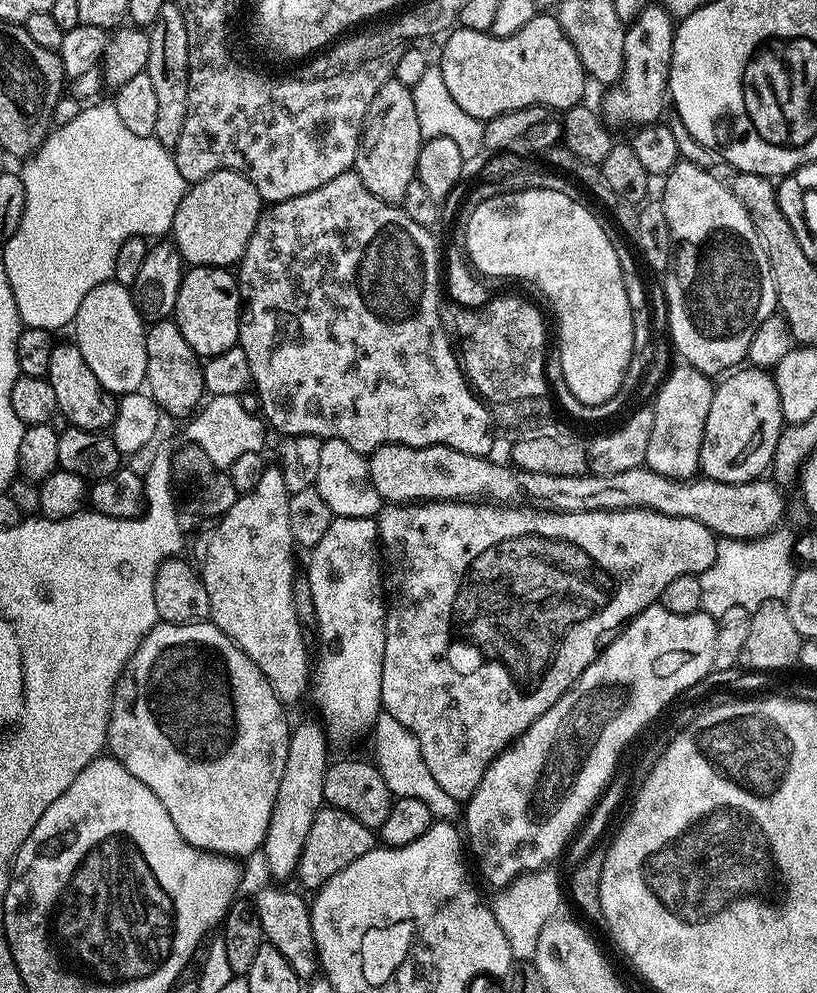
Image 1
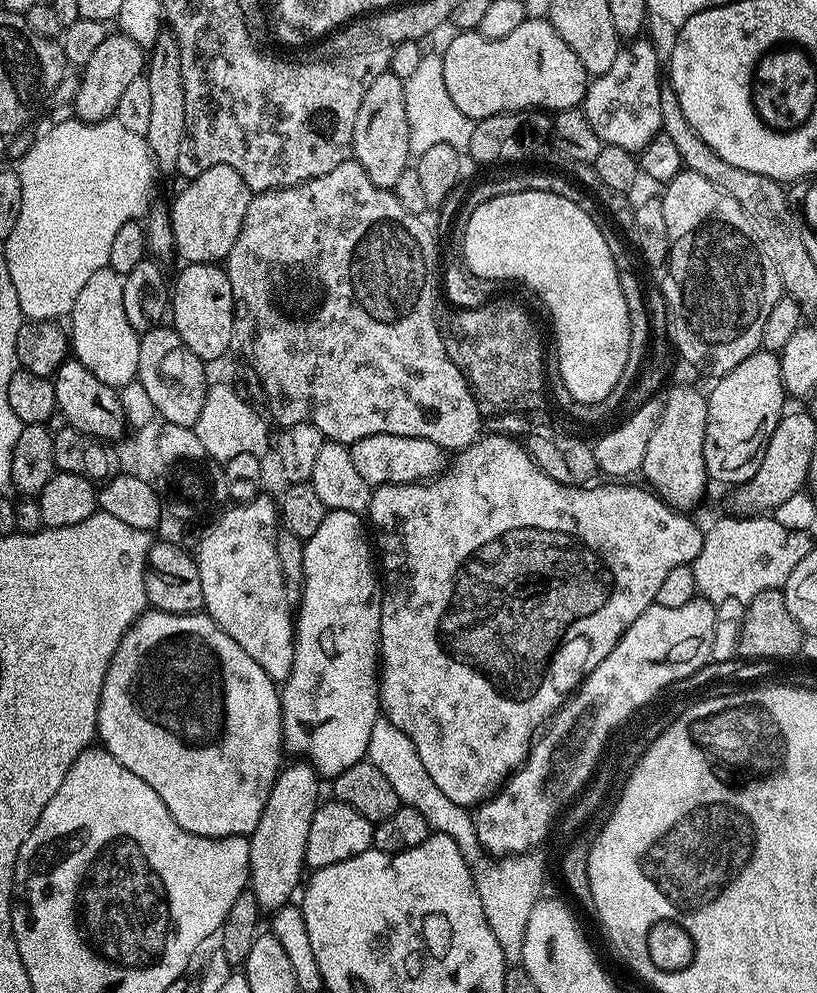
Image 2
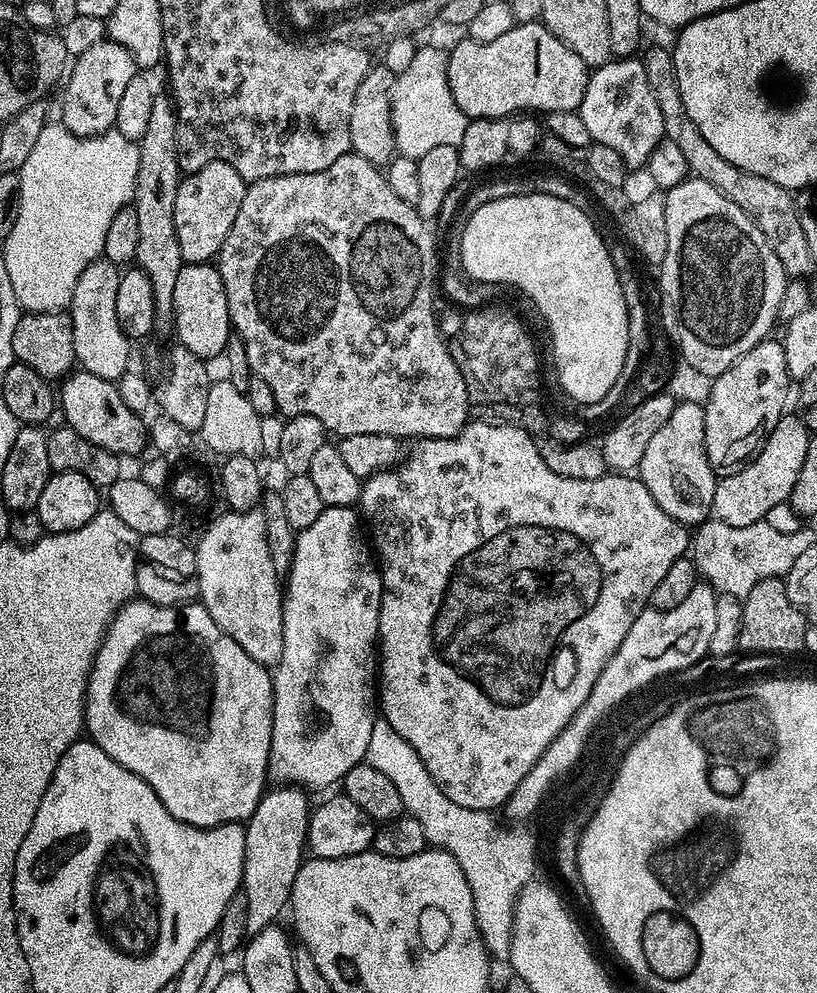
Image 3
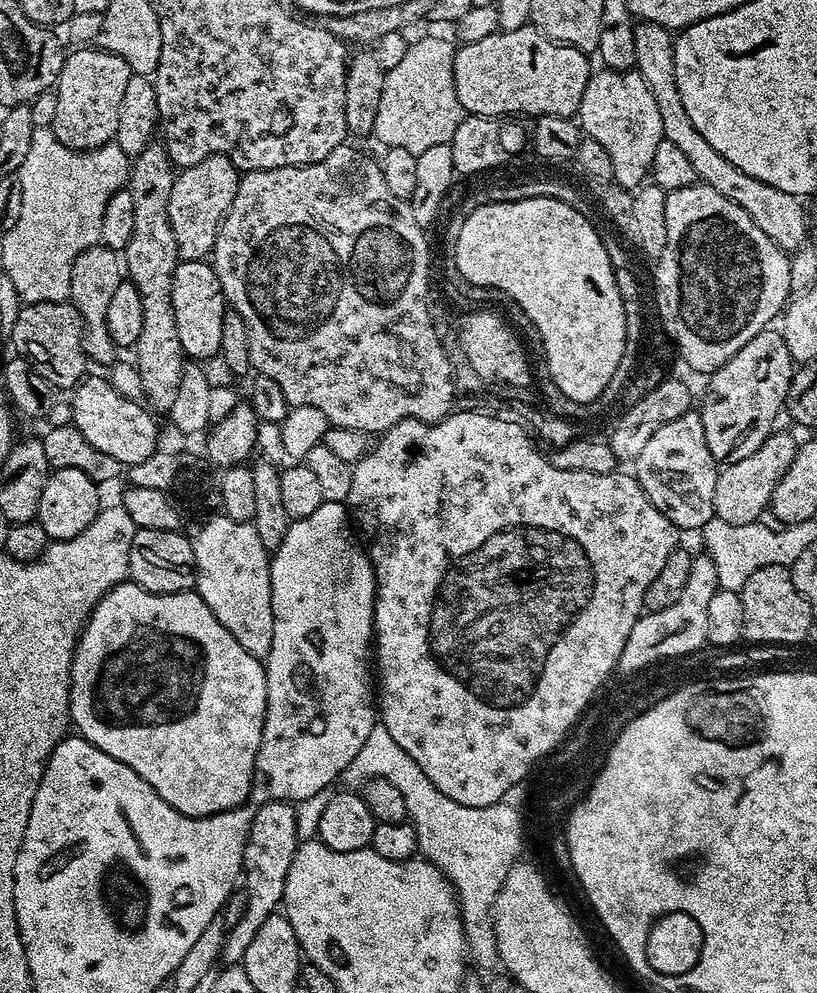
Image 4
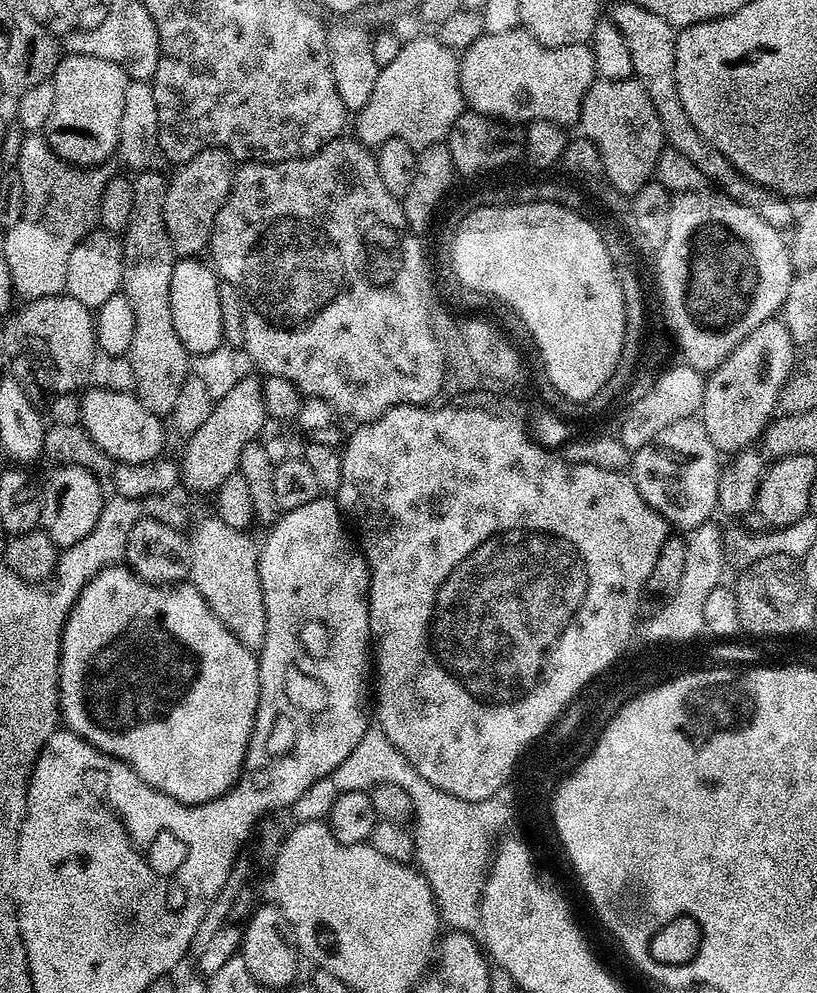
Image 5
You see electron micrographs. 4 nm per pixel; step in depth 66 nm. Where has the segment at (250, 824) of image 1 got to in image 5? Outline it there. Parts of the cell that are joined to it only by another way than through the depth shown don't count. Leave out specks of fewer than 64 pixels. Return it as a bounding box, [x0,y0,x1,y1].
[60,566,258,804]

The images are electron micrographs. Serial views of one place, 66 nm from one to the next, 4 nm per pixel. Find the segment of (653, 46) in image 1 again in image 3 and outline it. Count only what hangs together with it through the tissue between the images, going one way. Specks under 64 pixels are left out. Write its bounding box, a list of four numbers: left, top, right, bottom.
[578,58,665,169]

